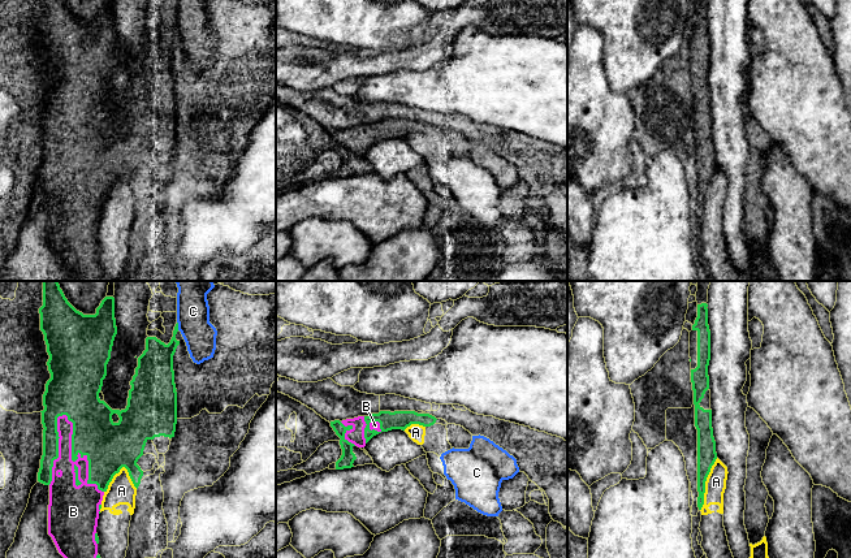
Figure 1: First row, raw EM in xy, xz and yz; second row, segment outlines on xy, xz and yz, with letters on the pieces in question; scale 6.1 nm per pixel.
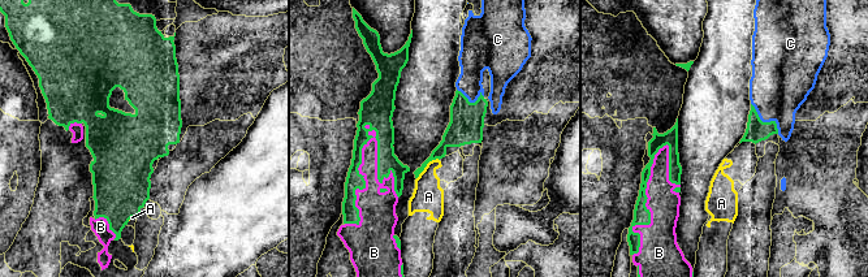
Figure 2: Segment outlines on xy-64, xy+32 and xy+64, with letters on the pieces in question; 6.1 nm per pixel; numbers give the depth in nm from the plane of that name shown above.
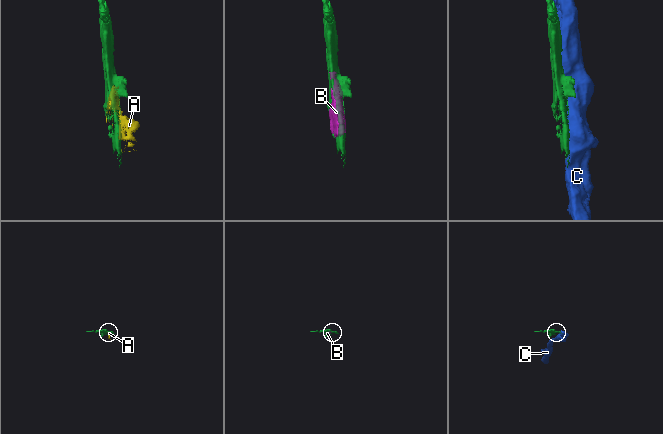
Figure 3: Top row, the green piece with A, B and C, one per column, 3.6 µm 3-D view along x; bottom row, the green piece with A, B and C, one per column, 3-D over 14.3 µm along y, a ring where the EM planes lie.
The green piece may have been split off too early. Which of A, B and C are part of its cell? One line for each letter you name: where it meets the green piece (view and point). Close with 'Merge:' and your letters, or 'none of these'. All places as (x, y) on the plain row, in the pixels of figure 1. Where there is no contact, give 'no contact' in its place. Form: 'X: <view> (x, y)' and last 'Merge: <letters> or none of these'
B: xy (74, 169)
Merge: B

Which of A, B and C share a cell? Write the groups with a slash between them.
A / B / C

